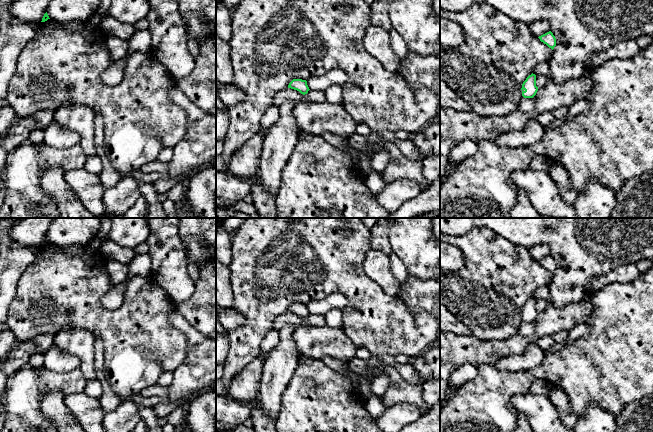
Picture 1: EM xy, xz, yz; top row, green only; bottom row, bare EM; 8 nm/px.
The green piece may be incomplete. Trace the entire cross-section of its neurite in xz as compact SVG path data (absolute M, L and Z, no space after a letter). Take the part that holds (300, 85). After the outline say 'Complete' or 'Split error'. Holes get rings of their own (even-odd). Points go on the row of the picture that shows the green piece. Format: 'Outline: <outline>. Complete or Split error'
Outline: M293 79L289 83L288 88L297 90L303 95L307 94L308 91L310 90L308 85L307 85L307 81L306 80L302 80L302 79Z. Complete

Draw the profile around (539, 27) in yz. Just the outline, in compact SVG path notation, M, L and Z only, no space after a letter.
M536 20L529 24L530 31L536 37L539 37L550 31L550 26L547 20Z

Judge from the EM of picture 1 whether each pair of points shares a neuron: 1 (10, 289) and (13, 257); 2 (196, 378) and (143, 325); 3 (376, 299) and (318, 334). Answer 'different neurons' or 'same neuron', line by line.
1: same neuron
2: different neurons
3: different neurons

